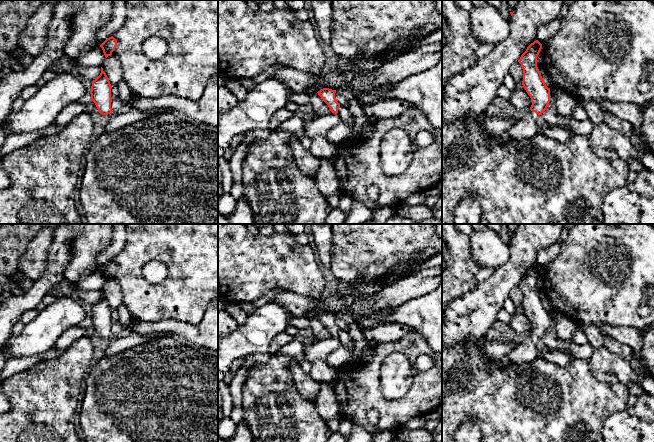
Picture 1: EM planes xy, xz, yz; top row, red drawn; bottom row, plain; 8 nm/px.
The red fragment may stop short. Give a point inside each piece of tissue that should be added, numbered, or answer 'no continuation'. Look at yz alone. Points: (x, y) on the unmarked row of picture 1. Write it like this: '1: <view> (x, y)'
1: yz (526, 351)

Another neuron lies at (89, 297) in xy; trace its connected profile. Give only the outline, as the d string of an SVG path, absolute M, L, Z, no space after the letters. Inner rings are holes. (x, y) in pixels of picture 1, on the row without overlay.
M71 283L71 287L73 290L75 290L83 301L86 303L93 305L95 304L101 297L101 291L86 291L86 290L80 290L78 287L76 287L74 284Z

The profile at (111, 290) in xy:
M113 279L108 280L101 291L106 297L111 310L113 311L118 309L118 307L122 304L122 291L118 283Z

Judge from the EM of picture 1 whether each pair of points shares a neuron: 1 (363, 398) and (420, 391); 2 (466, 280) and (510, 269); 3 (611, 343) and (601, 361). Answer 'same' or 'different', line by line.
1: same
2: different
3: different

